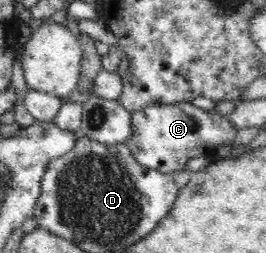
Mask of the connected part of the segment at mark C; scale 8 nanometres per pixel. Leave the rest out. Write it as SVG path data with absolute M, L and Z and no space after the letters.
M192 102L149 105L132 113L132 135L125 141L138 164L164 174L187 169L190 159L207 158L212 151L224 145L234 146L236 126L228 115L220 114L215 108L204 110Z

